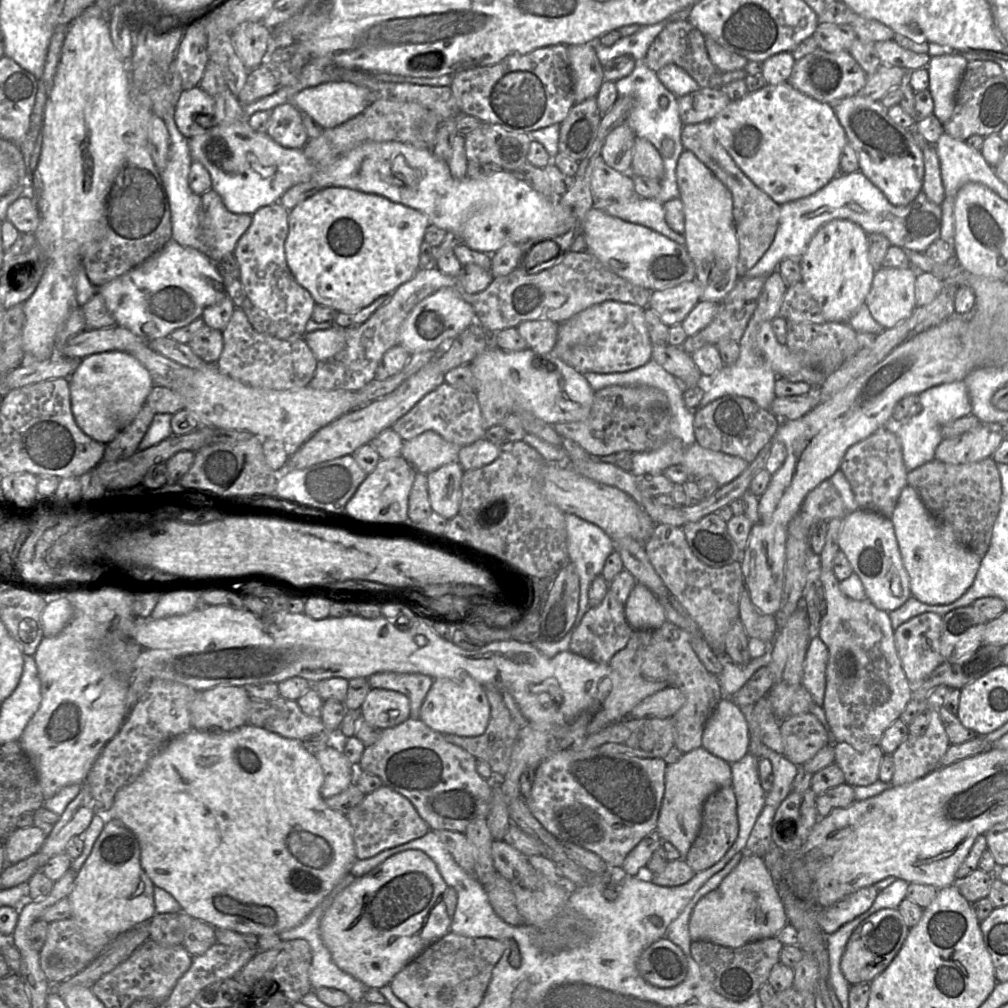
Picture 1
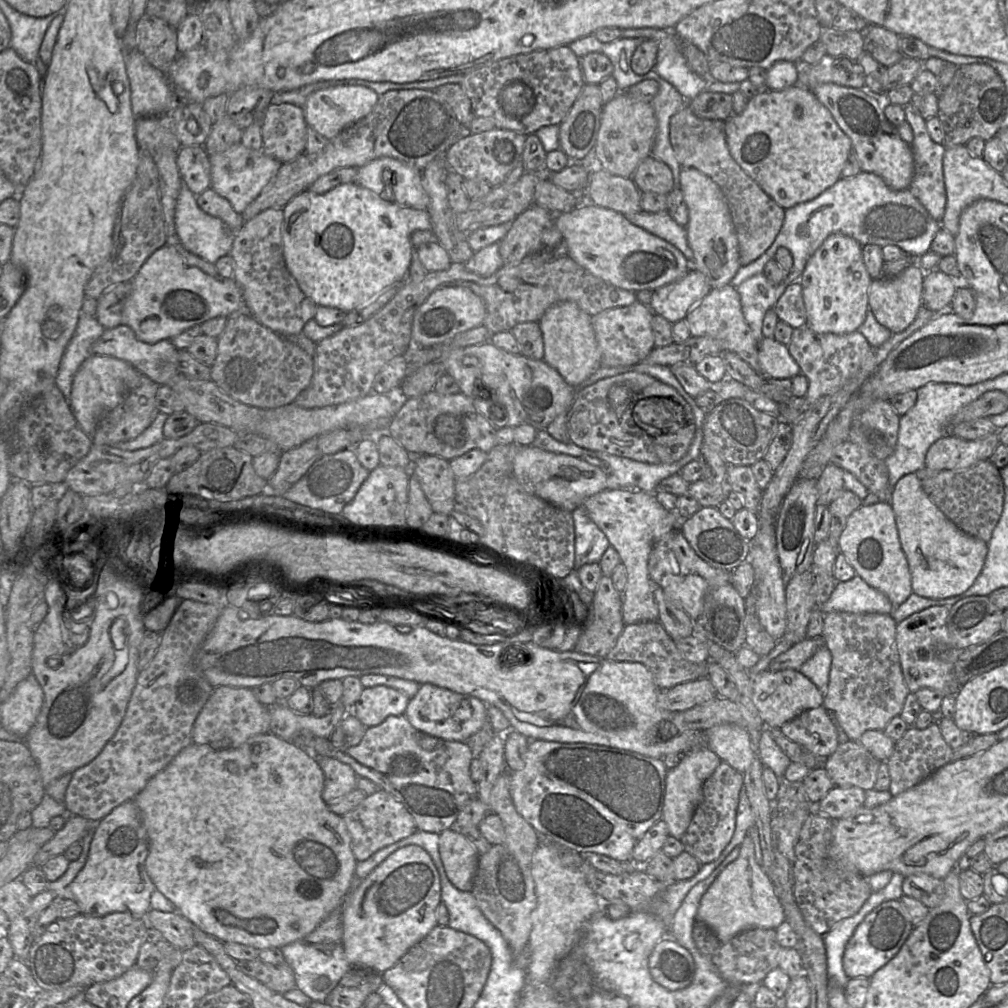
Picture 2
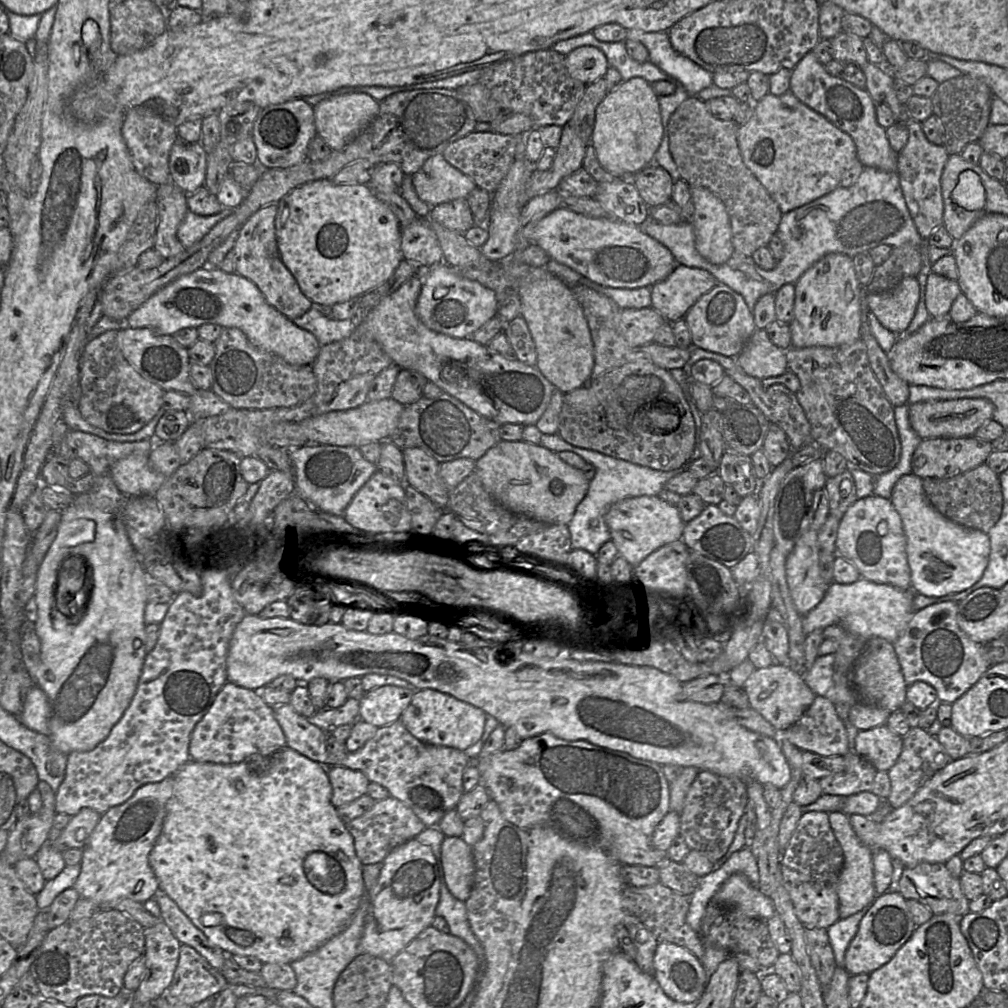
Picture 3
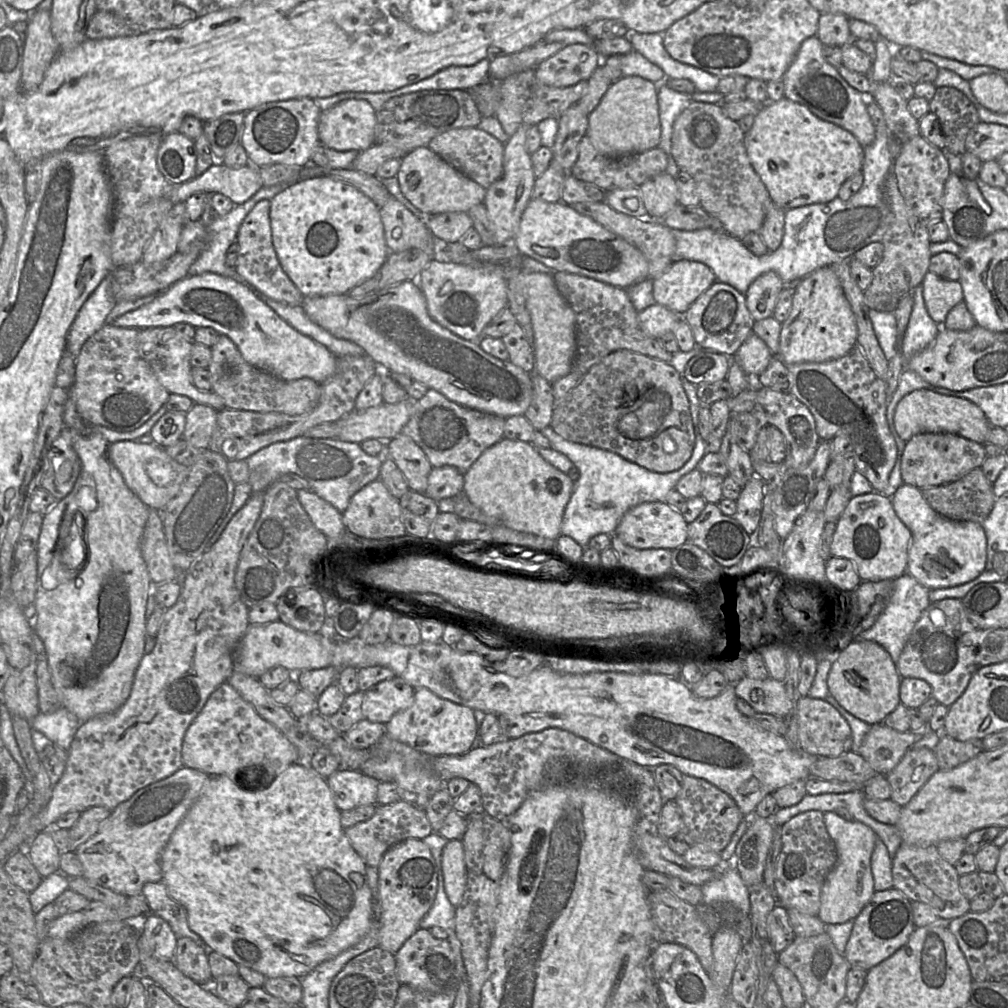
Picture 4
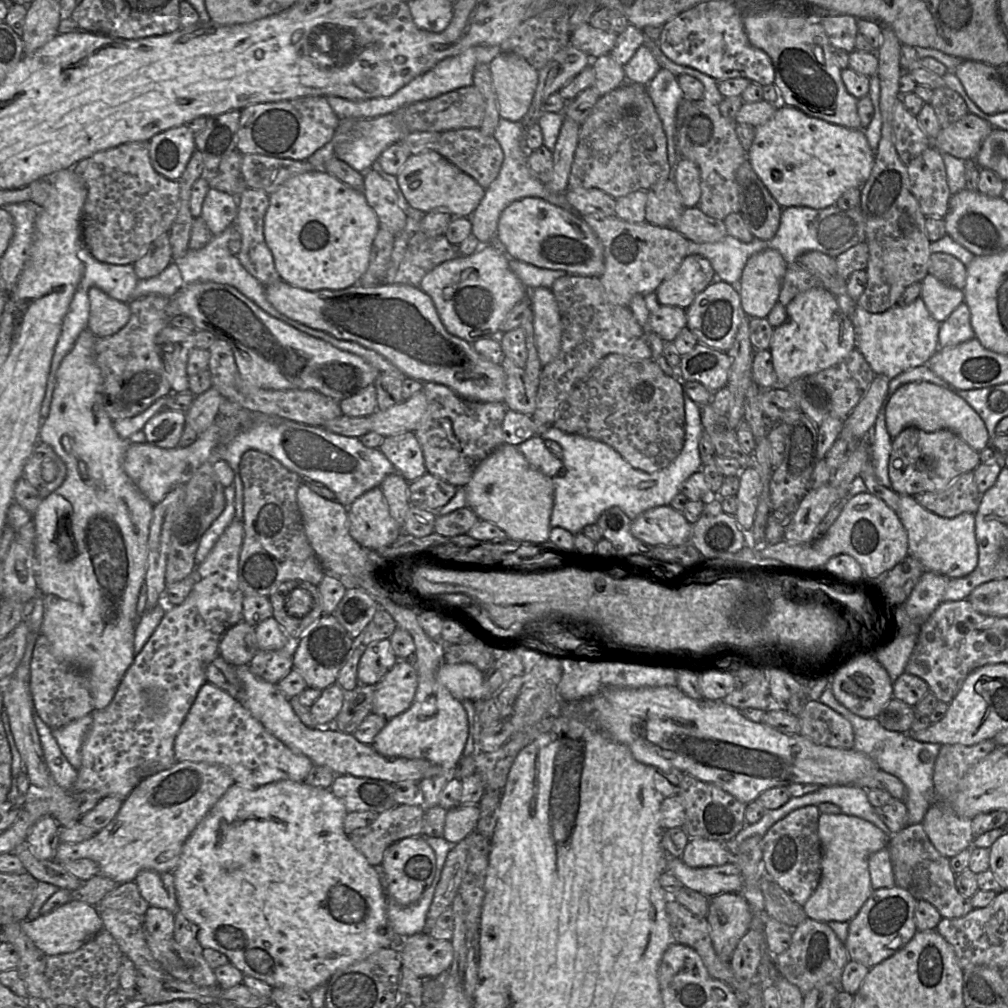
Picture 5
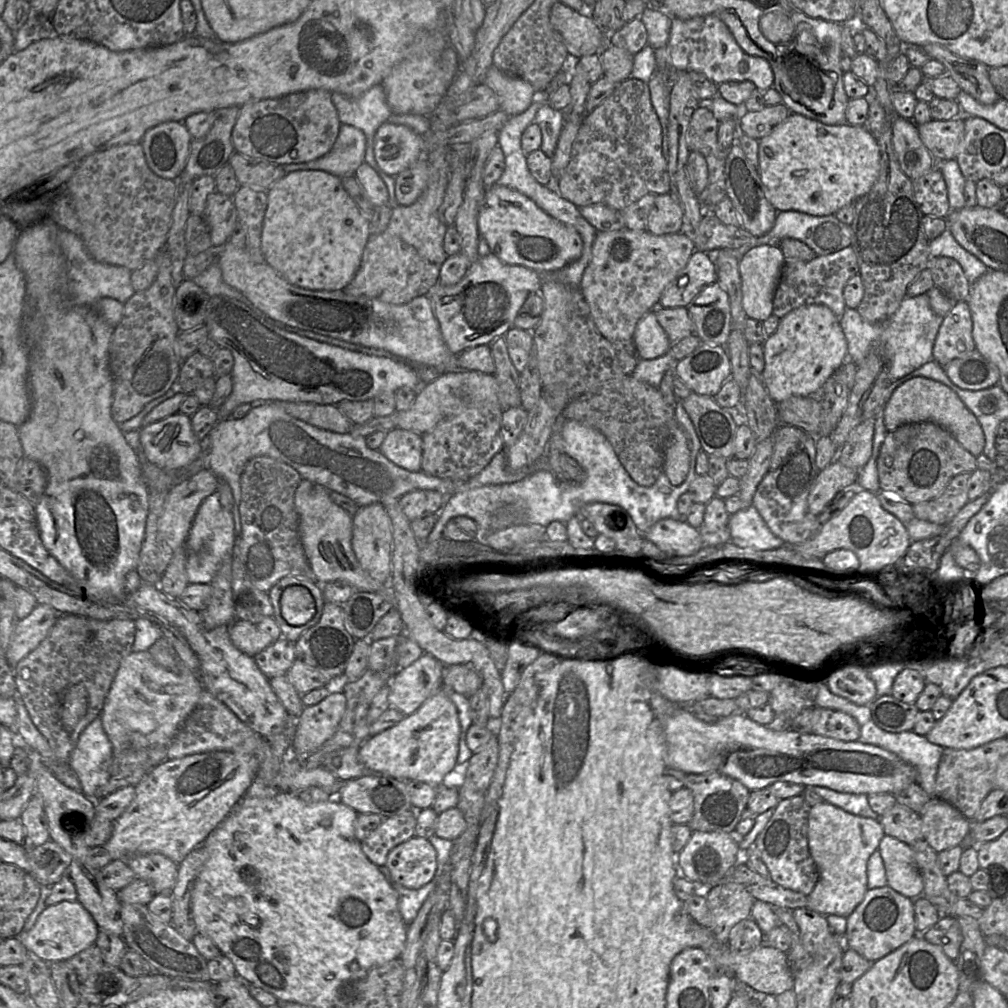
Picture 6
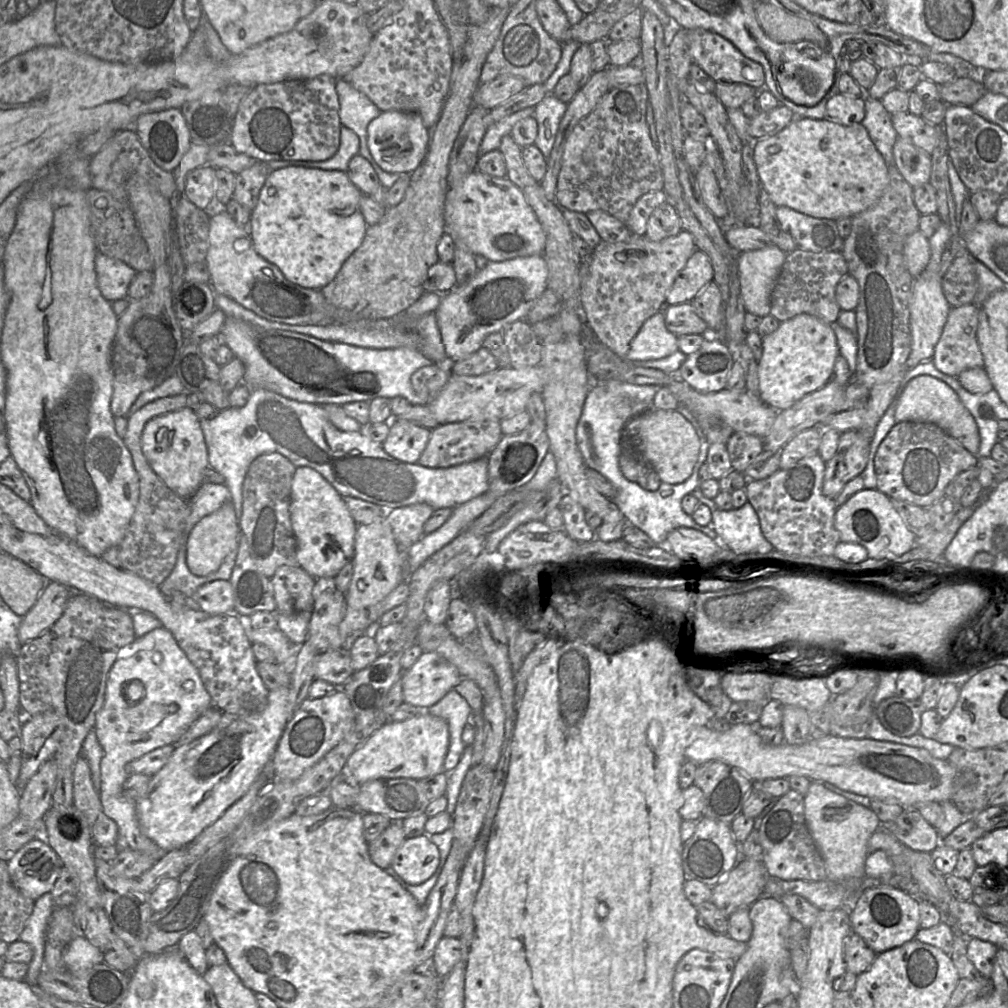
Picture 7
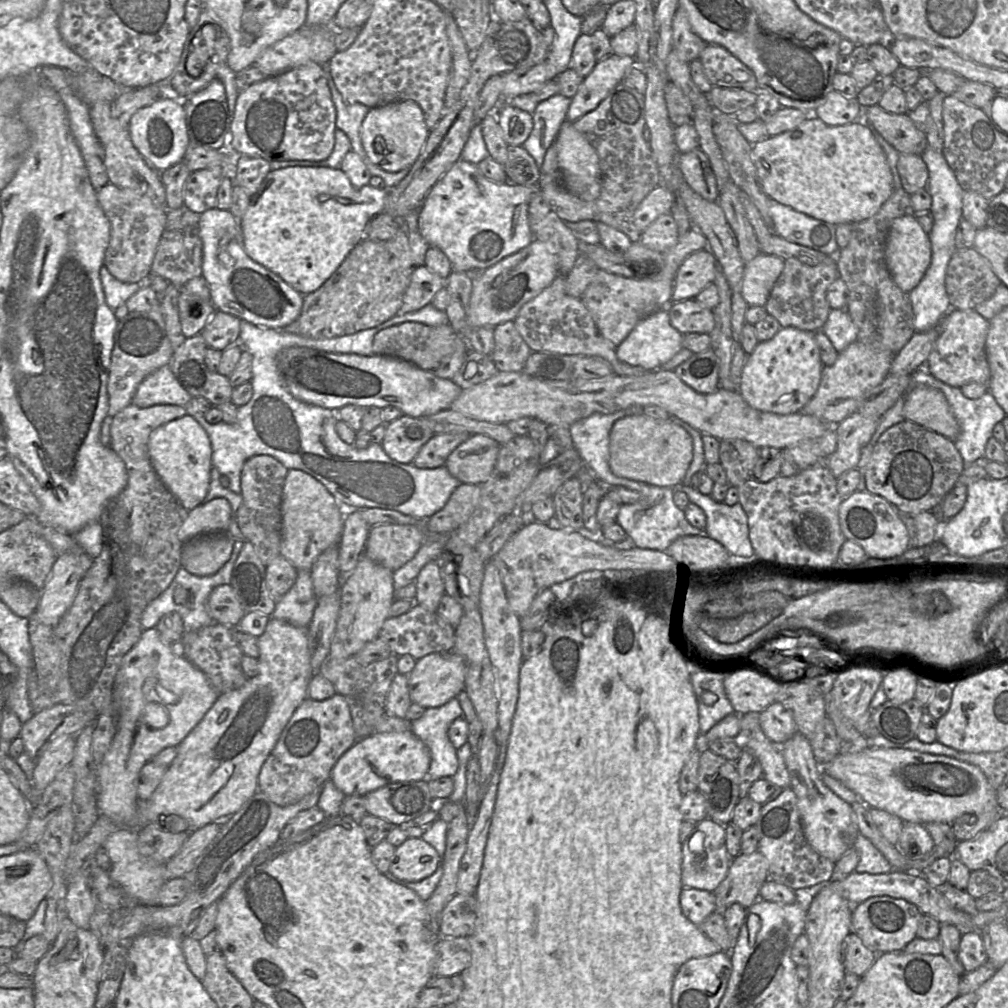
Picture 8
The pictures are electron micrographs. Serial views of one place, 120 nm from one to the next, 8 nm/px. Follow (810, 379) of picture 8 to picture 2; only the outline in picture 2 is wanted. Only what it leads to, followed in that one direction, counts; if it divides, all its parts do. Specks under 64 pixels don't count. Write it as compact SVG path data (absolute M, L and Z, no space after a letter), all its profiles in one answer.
M832 234L808 260L800 277L806 308L806 326L817 333L838 335L857 331L868 310L869 286L872 282L863 262L863 246L855 239Z

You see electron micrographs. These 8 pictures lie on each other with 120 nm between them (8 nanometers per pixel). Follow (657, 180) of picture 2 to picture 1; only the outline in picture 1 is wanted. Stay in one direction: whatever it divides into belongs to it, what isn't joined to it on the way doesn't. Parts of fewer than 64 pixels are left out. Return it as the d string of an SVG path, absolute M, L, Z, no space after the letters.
M645 138L634 141L631 175L646 176L661 180L664 176L664 164L655 146Z

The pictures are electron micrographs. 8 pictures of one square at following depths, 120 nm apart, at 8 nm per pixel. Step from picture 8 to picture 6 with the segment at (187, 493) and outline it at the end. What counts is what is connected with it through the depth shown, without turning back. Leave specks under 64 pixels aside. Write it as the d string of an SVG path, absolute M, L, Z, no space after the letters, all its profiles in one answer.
M177 412L140 429L142 457L164 470L178 470L194 462L203 451L203 442L193 432L191 416Z

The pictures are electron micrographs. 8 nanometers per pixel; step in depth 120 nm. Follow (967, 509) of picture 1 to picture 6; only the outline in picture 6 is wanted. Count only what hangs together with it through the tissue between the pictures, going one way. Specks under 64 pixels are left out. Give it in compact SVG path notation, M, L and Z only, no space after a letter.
M971 473L954 476L938 497L912 505L914 516L938 525L948 524L969 502L968 481Z

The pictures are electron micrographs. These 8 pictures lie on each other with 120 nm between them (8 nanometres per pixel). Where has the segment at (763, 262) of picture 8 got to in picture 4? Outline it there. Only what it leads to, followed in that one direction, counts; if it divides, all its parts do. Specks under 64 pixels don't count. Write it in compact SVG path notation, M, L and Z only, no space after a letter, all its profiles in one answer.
M773 271L766 272L756 278L745 293L746 305L755 321L773 315L778 296L785 284Z

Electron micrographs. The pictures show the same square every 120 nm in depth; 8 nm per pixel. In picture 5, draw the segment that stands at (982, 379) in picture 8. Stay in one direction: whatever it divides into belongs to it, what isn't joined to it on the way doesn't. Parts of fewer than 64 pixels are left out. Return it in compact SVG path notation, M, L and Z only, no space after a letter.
M963 302L941 323L938 333L939 348L953 347L973 338L975 333L971 327L971 313Z

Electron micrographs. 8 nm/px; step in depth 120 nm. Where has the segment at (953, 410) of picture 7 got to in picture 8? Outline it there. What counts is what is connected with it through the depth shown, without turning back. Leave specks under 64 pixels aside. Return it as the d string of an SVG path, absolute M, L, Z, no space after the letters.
M918 386L906 395L903 414L906 420L922 425L952 440L960 428L942 391Z

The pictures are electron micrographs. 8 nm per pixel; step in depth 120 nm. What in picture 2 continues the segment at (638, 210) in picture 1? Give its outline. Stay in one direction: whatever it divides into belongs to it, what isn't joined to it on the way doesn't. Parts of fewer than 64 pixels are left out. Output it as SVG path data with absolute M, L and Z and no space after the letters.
M641 210L625 217L632 224L674 245L684 254L689 263L692 263L694 255L688 244L687 230L670 216L668 210L657 213Z

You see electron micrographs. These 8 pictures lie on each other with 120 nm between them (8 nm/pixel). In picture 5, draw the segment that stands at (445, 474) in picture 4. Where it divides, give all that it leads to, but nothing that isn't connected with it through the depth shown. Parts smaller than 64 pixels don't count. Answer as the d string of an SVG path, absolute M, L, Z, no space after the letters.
M426 473L409 484L410 506L429 511L438 511L456 494L457 487Z

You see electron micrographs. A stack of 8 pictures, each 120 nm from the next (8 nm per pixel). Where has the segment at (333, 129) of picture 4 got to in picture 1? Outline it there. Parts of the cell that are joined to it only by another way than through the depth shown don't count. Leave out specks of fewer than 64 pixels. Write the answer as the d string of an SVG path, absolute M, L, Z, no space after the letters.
M327 82L301 90L291 104L327 129L361 113L371 104L371 93L351 82Z

